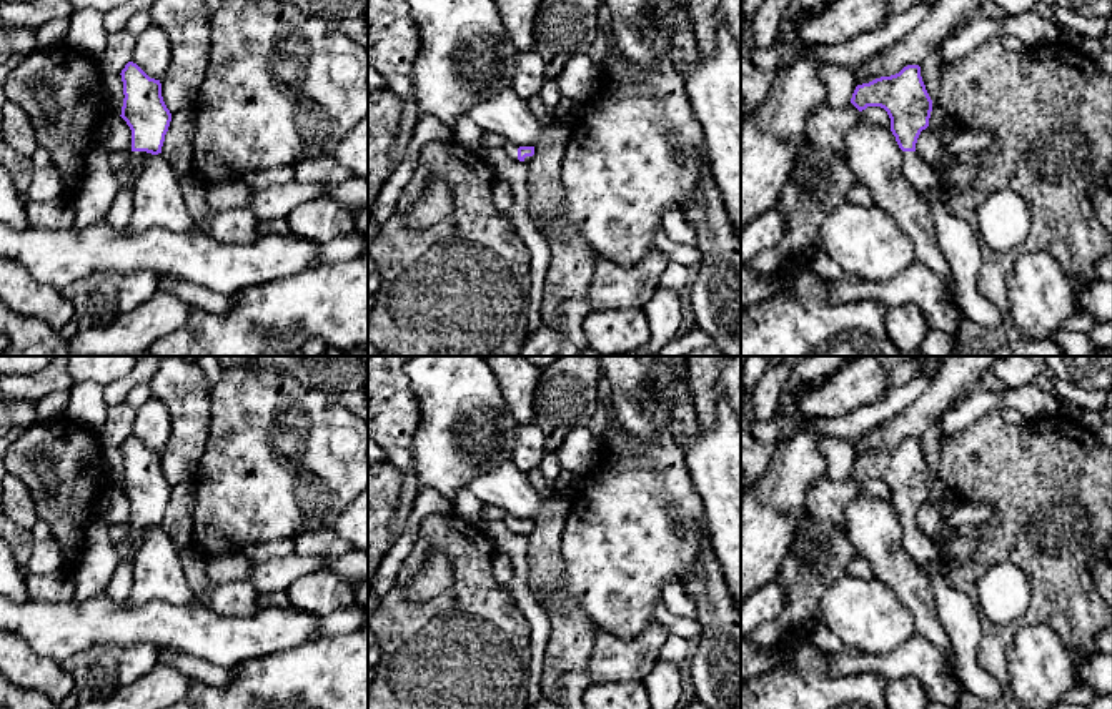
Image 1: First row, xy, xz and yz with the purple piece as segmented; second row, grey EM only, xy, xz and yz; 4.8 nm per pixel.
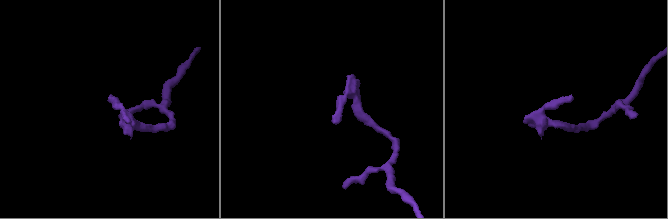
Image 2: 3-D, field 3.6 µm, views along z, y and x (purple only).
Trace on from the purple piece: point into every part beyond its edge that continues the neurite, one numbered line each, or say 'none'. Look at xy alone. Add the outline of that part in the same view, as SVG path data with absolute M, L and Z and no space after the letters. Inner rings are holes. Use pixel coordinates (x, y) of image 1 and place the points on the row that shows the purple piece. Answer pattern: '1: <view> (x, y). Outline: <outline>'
1: xy (137, 157). Outline: M133 151L132 153L132 160L130 160L130 170L133 175L133 181L132 186L135 186L137 178L140 176L141 170L143 170L143 158L146 156L146 151Z

